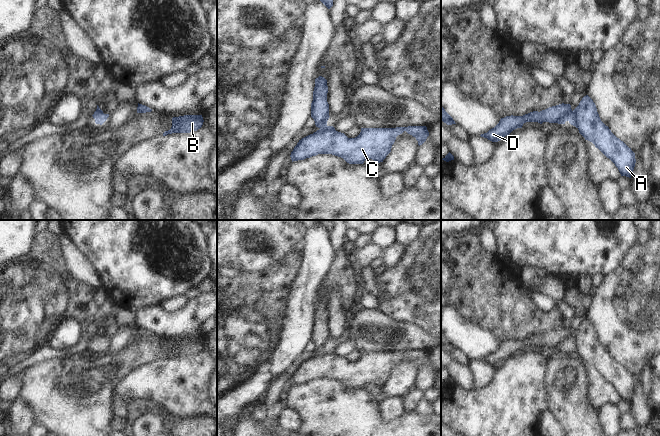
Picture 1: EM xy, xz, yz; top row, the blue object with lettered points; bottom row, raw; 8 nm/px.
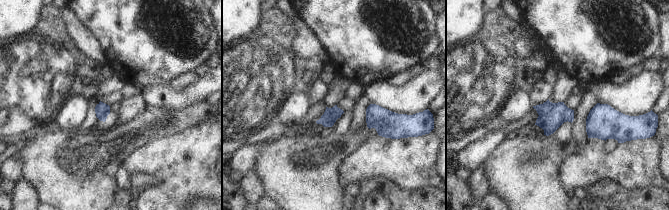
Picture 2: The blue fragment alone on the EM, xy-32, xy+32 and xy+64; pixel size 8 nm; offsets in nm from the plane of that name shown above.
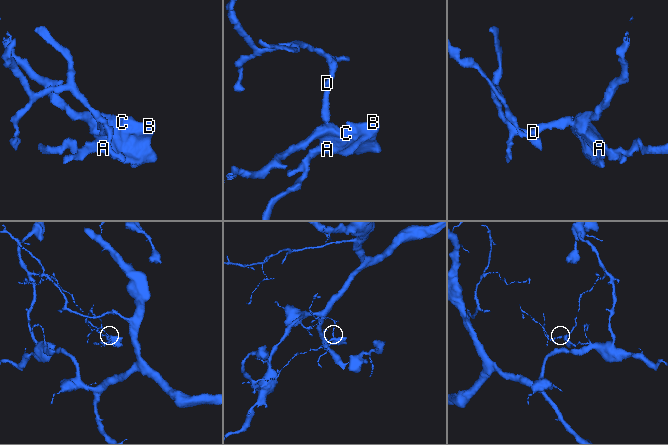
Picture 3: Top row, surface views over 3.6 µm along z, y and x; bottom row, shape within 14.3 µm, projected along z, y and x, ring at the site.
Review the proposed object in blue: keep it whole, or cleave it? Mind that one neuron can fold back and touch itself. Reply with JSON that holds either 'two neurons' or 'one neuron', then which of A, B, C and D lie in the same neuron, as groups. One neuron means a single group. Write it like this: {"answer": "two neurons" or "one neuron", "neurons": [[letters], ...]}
{"answer": "one neuron", "neurons": [["A", "B", "C", "D"]]}

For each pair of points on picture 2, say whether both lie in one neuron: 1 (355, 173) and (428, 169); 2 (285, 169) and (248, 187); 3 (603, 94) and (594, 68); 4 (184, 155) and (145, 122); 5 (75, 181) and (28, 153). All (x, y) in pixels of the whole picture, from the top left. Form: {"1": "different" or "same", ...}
{"1": "same", "2": "different", "3": "different", "4": "different", "5": "same"}

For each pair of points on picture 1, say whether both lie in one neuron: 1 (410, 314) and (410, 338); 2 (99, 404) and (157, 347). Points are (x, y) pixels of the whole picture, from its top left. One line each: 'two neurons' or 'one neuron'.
1: two neurons
2: one neuron

